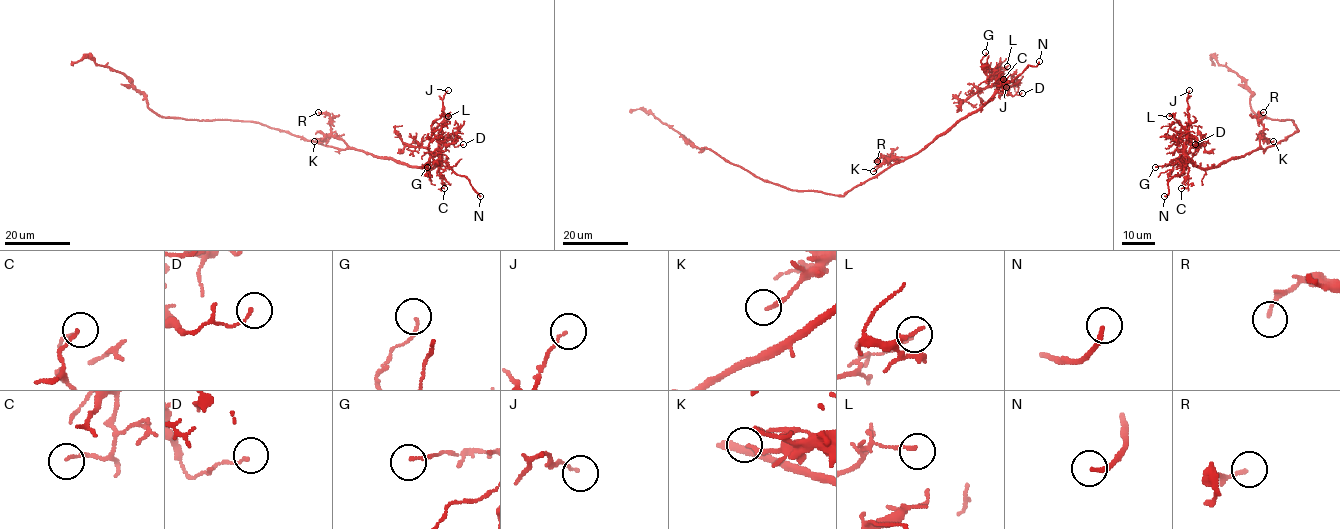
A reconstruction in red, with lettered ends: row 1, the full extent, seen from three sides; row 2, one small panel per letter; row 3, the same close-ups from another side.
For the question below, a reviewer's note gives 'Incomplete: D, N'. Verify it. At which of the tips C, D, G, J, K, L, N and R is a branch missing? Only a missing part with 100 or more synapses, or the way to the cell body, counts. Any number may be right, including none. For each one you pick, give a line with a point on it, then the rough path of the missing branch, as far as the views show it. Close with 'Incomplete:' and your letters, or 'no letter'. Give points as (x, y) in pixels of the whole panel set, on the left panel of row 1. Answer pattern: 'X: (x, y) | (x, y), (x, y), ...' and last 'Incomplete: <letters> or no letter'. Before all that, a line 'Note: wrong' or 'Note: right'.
Note: wrong
N: (480, 196) | (480, 196), (495, 196), (506, 209), (547, 204)
Incomplete: N

